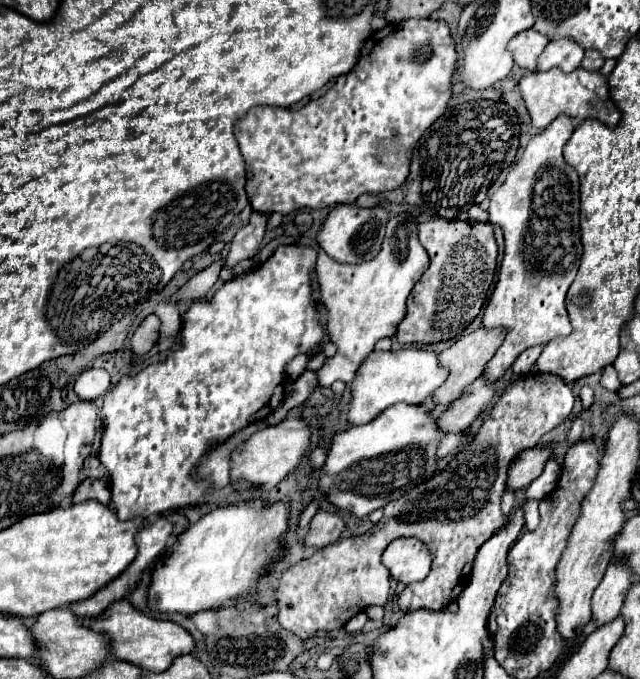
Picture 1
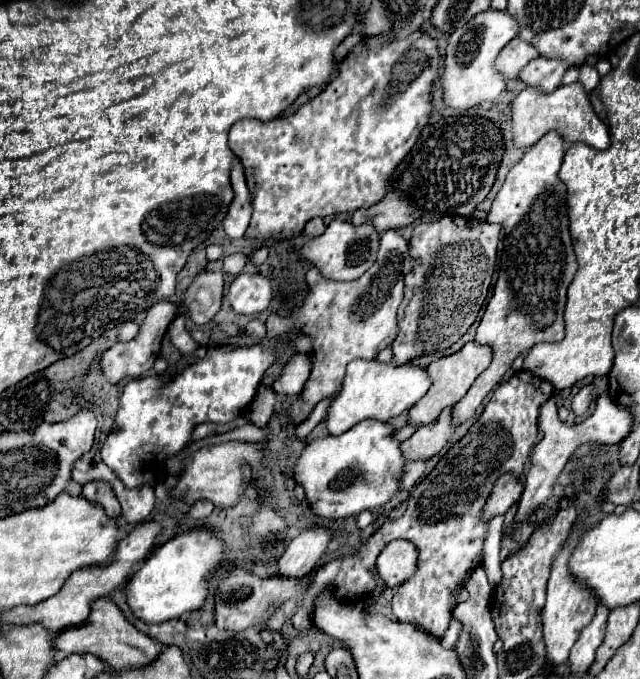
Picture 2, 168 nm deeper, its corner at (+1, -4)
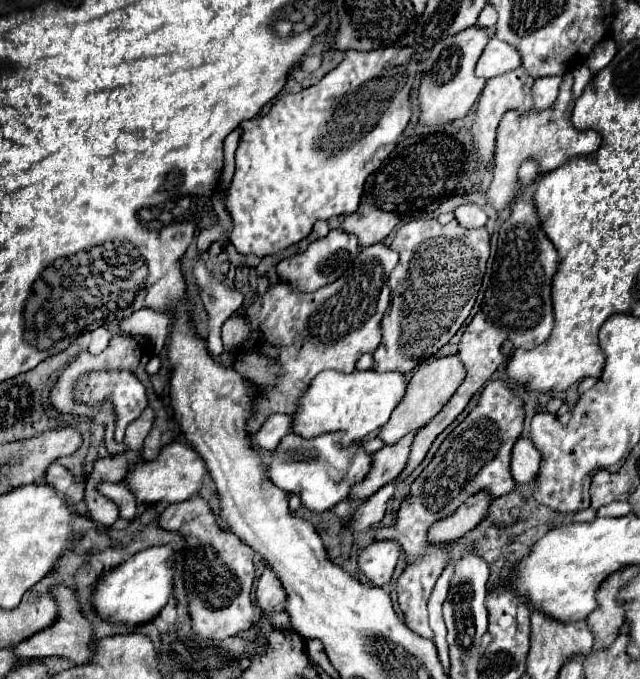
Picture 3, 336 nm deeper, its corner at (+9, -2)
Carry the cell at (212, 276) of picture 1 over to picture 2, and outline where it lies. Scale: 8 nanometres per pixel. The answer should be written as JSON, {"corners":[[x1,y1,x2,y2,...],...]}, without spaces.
{"corners":[[158,301,156,305,152,305,148,309,148,315,144,319,144,323,140,325,140,331,138,335,128,341,128,343,116,343,112,345,108,351,104,351,102,359,100,359,100,369,102,373,108,377,108,381,112,383,120,383,122,379,126,377,136,377,136,375,142,375,146,373,154,361,158,359,160,355,160,345,162,345,162,339,166,335,166,329,170,325,170,321,178,315,178,303,170,303,170,301]]}

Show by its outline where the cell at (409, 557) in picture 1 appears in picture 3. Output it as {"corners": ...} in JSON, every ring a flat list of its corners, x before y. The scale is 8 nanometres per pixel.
{"corners":[[376,541,360,553,358,567,372,581,372,585,382,587,390,581,398,557,400,557,398,541]]}

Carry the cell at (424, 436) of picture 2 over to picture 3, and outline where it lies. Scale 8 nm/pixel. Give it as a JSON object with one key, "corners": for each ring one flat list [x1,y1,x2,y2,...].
{"corners":[[418,431,408,433,398,443,384,445,380,451,376,451,372,455,372,473,368,473,368,477,360,485,356,485,356,489,352,491,352,499,370,497,372,493,376,493,376,489,386,485,388,481,394,481,404,471,408,453,410,453,410,445,412,445,416,433]]}

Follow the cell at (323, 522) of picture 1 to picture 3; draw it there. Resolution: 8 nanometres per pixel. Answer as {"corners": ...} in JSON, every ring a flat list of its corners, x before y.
{"corners":[[266,567,258,579,256,601,258,601,258,607,262,611,270,611,270,609,274,609,286,601,286,591,270,567]]}

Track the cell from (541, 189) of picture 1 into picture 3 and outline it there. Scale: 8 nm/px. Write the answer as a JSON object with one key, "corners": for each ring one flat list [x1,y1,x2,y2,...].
{"corners":[[534,159,522,161,518,169,518,179,522,193,512,203,510,215,498,231,498,251,492,265,492,279,490,287,486,289,484,301,480,311,474,315,470,325,466,327,460,343,458,353,460,361,466,367,466,381,460,385,456,395,442,407,442,411,420,429,412,443,410,459,404,473,410,473,420,461,426,457,434,439,466,409,472,395,486,385,492,373,504,365,518,347,534,349,542,345,552,329,554,329,554,311,552,311,552,277,558,271,558,253,554,243,548,239,540,225,540,217,534,205,534,189,540,181,540,165]]}

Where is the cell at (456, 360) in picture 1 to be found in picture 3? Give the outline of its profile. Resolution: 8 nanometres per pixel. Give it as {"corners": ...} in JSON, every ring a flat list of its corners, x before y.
{"corners":[[458,355,440,357,440,359,430,361,430,363,420,365,420,369,412,375,412,379,408,383,408,393,406,393,404,401,394,409,390,421,382,427,382,431,380,431,378,437,384,443,390,445,390,443,396,443,406,433,424,427,448,403,448,399,456,393,456,389,462,385,464,379,466,379,466,369,464,369,464,365,462,365,462,361,460,361]]}

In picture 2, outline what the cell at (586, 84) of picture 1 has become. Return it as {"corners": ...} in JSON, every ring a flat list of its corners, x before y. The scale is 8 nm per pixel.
{"corners":[[580,83,562,85,552,93,540,93,536,87,526,87,512,103,512,135,518,149,528,149,542,139,544,133,558,131,568,143,586,143,594,149,608,149,610,133,606,123,594,113,588,93]]}

